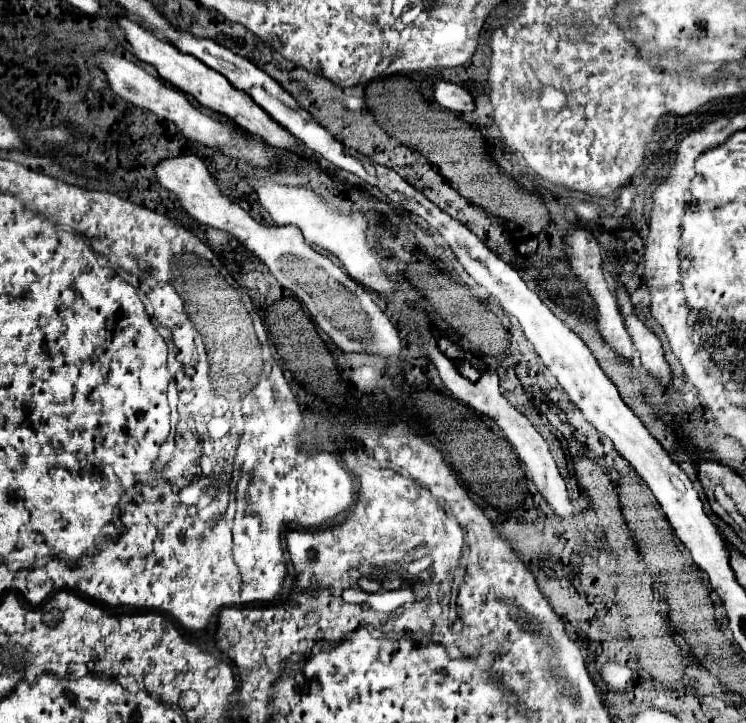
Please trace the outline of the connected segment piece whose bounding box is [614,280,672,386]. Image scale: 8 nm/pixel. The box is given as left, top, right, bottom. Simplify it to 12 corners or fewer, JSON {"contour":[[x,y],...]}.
{"contour":[[614,282],[618,310],[644,370],[662,386],[672,368],[660,338],[646,328],[622,282]]}

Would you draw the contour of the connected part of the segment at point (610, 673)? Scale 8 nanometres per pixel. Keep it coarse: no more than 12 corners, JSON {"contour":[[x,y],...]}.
{"contour":[[616,662],[602,666],[604,682],[618,692],[632,688],[632,672]]}

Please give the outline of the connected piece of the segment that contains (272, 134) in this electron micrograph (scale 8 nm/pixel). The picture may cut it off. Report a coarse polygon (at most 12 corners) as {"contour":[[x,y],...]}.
{"contour":[[120,18],[140,60],[272,148],[302,152],[246,92]]}

